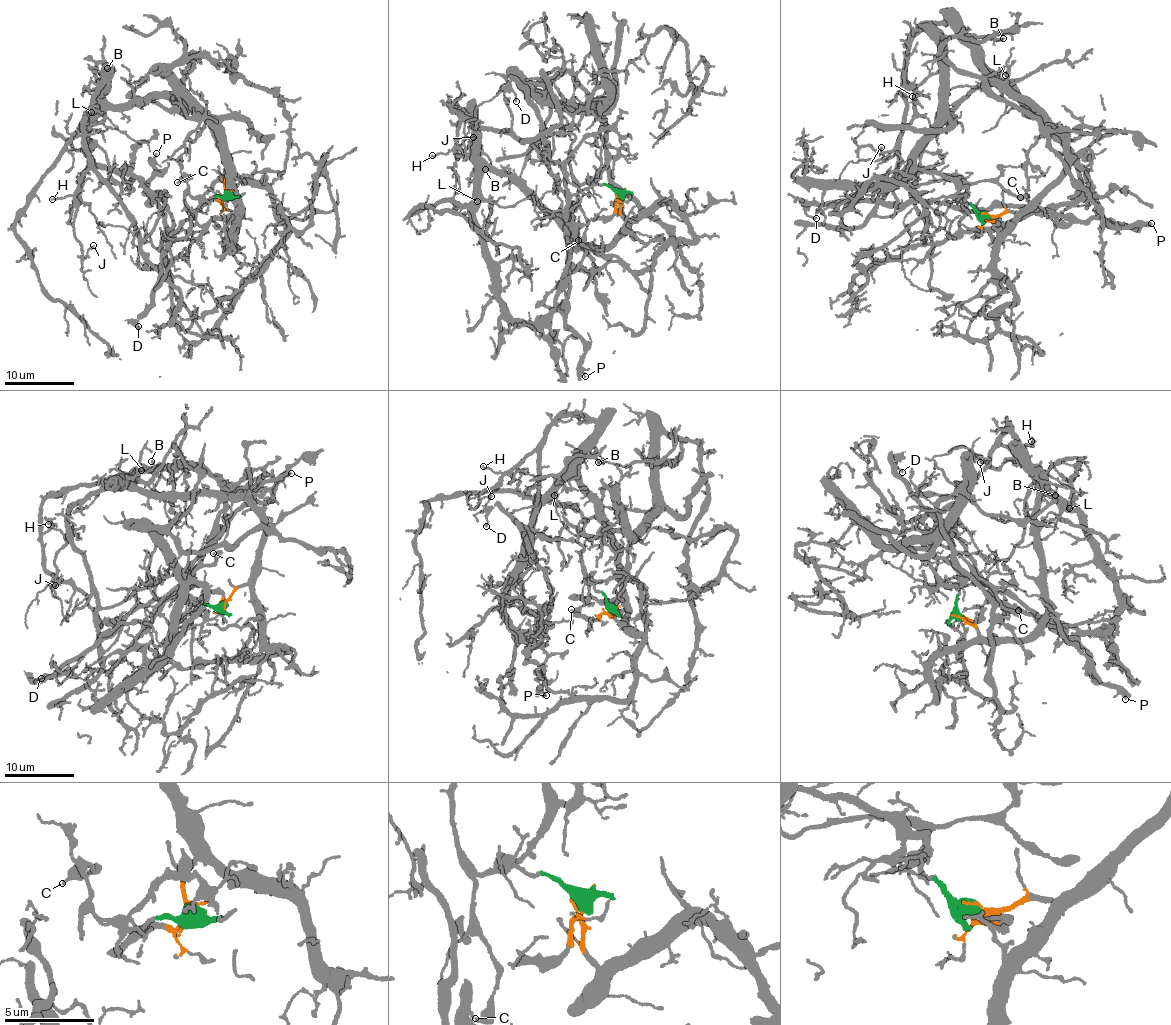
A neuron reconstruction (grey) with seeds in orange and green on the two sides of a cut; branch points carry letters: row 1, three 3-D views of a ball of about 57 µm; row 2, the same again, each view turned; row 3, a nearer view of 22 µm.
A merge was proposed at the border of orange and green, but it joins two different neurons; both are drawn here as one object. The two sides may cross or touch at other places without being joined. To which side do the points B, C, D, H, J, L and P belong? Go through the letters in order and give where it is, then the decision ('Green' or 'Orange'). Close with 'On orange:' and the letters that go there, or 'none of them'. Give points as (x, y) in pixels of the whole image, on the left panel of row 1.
B: Place: (107, 68). Orange
C: Place: (177, 182). Green
D: Place: (138, 326). Green
H: Place: (52, 199). Orange
J: Place: (93, 245). Orange
L: Place: (91, 112). Orange
P: Place: (156, 153). Green
On orange: B, H, J, L

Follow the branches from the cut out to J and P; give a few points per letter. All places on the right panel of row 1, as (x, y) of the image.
J: (987, 213), (1046, 195), (1066, 165), (1062, 140), (950, 25), (914, 36), (913, 120), (891, 157), (880, 147)
P: (987, 213), (955, 180), (909, 180), (879, 194), (962, 210), (1024, 205), (1114, 228), (1151, 223)

